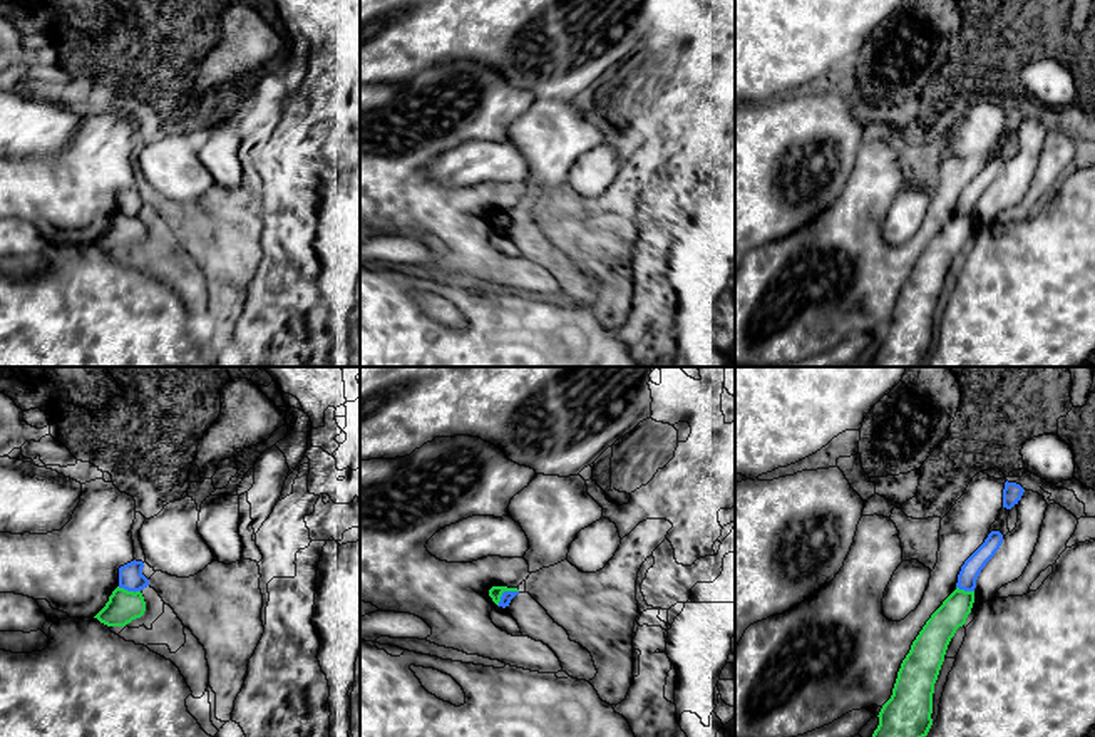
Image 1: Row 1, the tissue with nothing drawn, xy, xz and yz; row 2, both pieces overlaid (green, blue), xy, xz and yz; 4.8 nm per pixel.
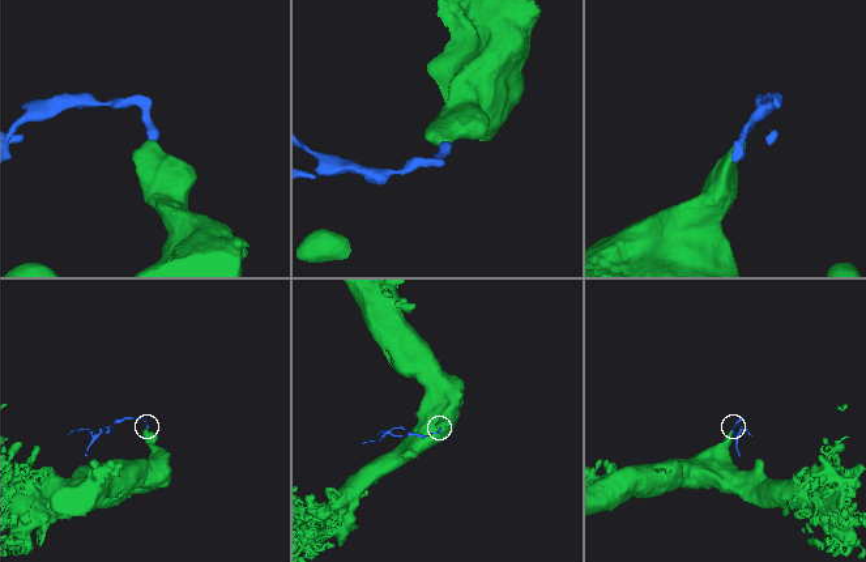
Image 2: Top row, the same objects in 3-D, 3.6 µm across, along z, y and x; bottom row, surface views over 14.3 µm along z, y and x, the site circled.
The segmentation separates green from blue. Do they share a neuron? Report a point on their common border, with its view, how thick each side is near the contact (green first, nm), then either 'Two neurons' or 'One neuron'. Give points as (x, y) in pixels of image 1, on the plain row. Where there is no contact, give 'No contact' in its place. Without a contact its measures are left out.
Touches green at xz (504, 215). Thickness 60 nm (green) against 50 nm. Two neurons

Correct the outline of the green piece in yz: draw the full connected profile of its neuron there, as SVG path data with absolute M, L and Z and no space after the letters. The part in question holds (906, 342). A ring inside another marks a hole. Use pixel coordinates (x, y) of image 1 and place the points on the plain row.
M956 213L931 240L901 288L891 323L869 367L918 367L933 350L933 318L956 255L966 248L974 216Z

